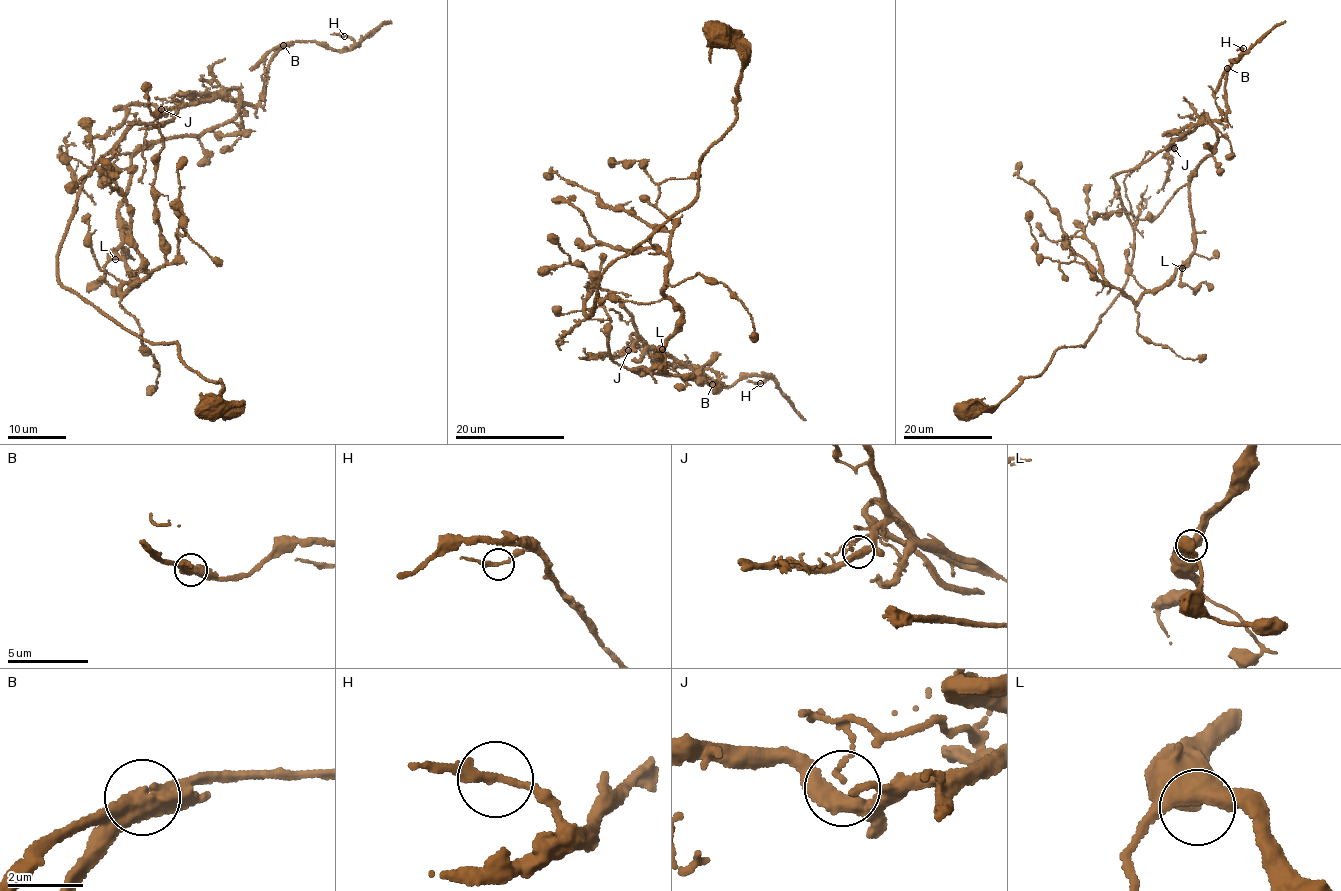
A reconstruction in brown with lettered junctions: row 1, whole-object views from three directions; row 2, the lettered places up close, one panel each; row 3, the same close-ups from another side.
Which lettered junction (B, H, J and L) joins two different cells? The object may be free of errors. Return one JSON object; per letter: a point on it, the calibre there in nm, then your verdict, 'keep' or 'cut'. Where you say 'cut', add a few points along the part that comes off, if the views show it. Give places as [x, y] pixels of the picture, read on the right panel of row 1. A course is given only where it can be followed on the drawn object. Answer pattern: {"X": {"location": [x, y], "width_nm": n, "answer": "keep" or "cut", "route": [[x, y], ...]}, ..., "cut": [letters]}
{"B": {"location": [1227, 68], "width_nm": 550, "answer": "cut", "route": [[1227, 68], [1285, 21]]}, "H": {"location": [1243, 48], "width_nm": 240, "answer": "keep"}, "J": {"location": [1174, 148], "width_nm": 360, "answer": "keep"}, "L": {"location": [1182, 268], "width_nm": 440, "answer": "keep"}, "cut": ["B"]}

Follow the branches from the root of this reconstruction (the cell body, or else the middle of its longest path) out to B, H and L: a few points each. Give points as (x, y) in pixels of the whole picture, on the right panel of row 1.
B: (967, 411), (992, 411), (1058, 349), (1084, 345), (1132, 257), (1114, 176), (1225, 119), (1227, 68)
H: (967, 411), (992, 411), (1058, 349), (1084, 345), (1132, 257), (1114, 176), (1225, 119), (1242, 48)
L: (967, 411), (1083, 347), (1127, 280), (1127, 215), (1154, 219), (1186, 184), (1182, 268)

